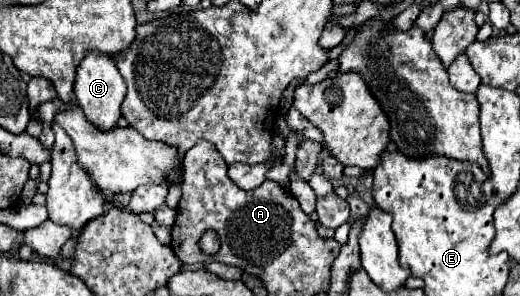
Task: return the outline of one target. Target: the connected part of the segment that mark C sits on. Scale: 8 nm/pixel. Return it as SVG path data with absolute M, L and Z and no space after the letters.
M89 52L77 66L75 98L81 104L81 110L85 112L87 120L99 130L113 130L117 126L121 118L121 102L125 98L125 88L127 86L123 82L123 76L119 74L111 56L105 56L101 52Z

